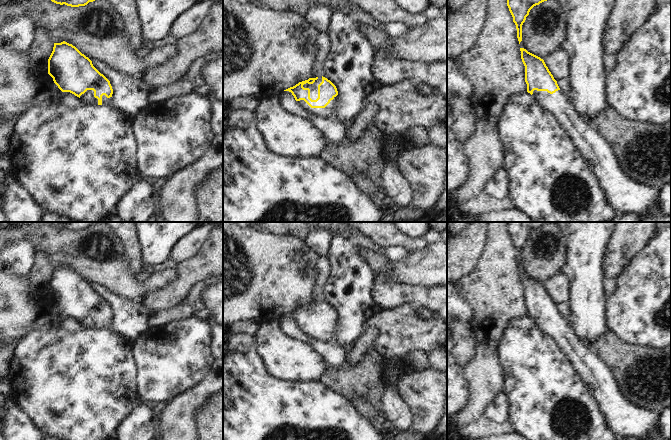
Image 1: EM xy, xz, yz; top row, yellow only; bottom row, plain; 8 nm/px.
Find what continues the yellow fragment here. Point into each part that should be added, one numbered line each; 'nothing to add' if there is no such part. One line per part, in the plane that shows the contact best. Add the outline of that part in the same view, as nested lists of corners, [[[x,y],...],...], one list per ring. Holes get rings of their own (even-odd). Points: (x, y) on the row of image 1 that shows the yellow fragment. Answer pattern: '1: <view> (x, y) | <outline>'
1: xz (313, 87) | [[[322,75],[318,76],[318,79],[315,80],[313,84],[304,84],[304,88],[309,88],[310,89],[310,98],[312,100],[316,100],[318,98],[318,85],[322,82]]]

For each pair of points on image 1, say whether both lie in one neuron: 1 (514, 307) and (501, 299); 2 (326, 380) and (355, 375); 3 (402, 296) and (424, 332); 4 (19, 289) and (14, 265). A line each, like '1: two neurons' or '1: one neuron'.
1: one neuron
2: one neuron
3: two neurons
4: two neurons

